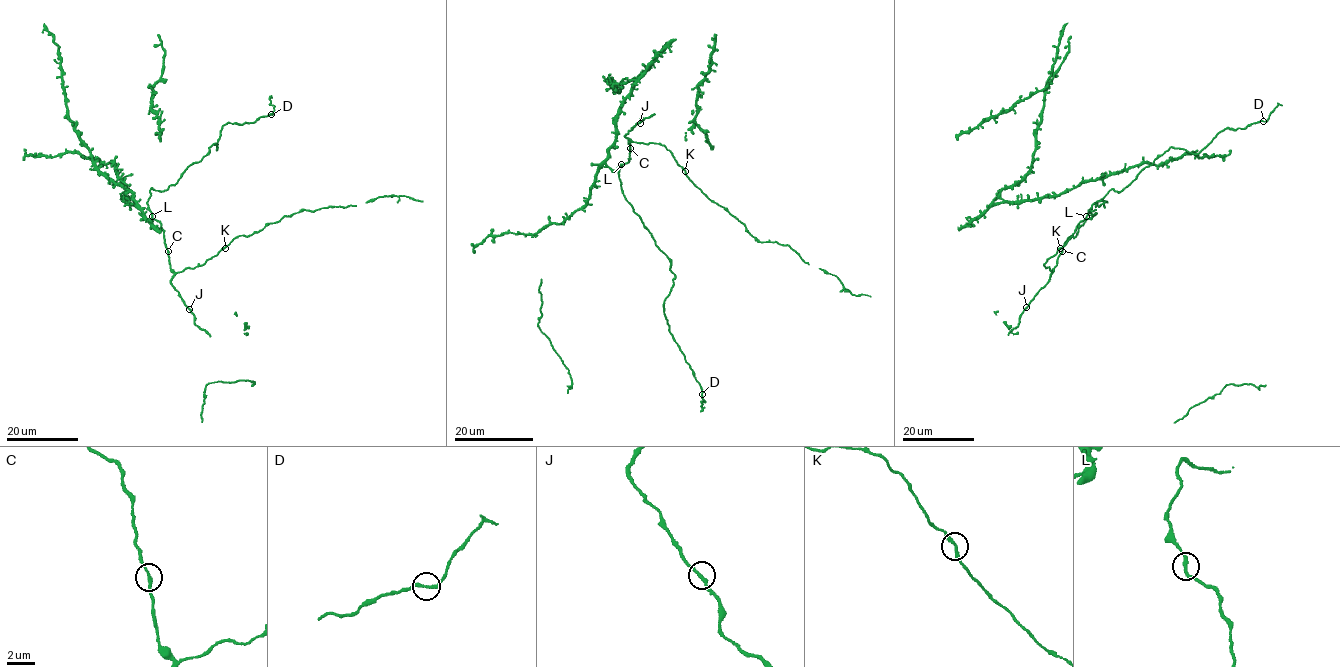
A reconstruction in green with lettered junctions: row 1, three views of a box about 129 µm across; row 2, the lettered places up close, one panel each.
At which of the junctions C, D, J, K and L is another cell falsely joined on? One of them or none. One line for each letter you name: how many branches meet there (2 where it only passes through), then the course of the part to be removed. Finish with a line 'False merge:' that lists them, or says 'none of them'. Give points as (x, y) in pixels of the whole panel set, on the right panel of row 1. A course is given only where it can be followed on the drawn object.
D: branches 2; course (1263, 121), (1278, 105), (1282, 105)
False merge: D

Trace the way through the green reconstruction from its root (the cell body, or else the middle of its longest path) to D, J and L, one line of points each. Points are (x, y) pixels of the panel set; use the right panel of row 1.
D: (1075, 229), (1091, 206), (1112, 189), (1123, 190), (1170, 147), (1197, 154), (1226, 128), (1245, 128), (1263, 121)
J: (1075, 229), (1063, 245), (1049, 281), (1026, 307)
L: (1075, 229), (1086, 216)

